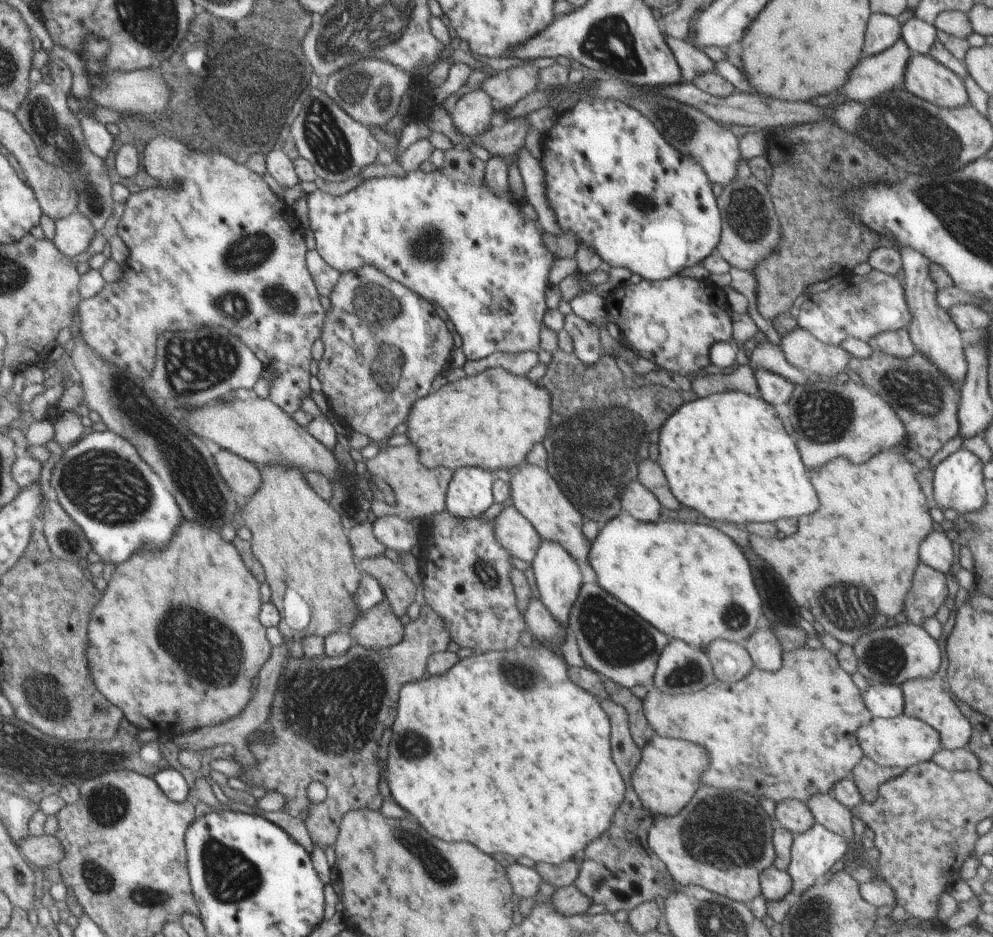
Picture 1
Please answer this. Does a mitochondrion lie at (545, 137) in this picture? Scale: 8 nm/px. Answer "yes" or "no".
no

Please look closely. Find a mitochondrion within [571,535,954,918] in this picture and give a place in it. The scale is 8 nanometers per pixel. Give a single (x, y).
(725, 832)

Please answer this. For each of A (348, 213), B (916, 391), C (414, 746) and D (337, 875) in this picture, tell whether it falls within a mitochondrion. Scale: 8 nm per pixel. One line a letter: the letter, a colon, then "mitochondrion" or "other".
A: other
B: mitochondrion
C: mitochondrion
D: other

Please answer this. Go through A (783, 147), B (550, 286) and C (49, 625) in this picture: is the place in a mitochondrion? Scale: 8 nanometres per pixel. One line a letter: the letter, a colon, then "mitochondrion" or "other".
A: other
B: other
C: other

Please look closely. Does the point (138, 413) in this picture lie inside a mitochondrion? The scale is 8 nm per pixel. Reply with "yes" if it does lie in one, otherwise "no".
yes

